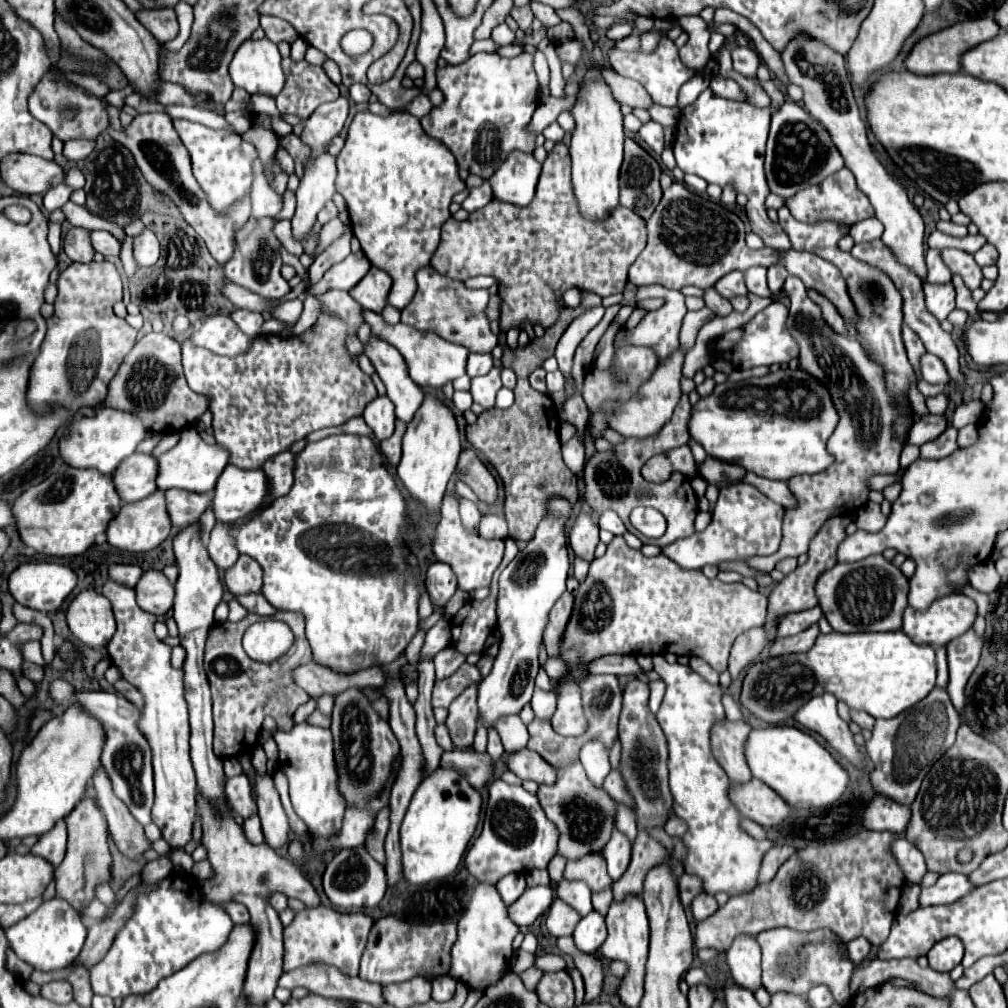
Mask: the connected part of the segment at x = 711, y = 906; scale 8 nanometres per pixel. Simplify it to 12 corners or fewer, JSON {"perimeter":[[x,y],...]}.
{"perimeter":[[699,893],[691,903],[695,921],[717,911],[715,897]]}

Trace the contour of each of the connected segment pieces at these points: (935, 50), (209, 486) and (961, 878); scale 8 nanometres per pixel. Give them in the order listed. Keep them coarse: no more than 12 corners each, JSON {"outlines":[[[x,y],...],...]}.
{"outlines":[[[993,19],[955,23],[905,59],[915,75],[961,73],[961,55],[993,39]],[[193,427],[159,457],[157,487],[209,493],[229,451]],[[945,873],[921,889],[921,905],[951,905],[975,885],[963,873]]]}

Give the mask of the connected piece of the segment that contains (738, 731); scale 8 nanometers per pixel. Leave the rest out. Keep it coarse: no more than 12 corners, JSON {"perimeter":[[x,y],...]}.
{"perimeter":[[745,721],[713,727],[711,747],[733,785],[753,775],[745,759]]}

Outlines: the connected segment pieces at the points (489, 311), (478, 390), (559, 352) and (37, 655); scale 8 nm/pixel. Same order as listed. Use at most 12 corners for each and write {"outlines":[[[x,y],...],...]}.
{"outlines":[[[498,294],[490,295],[485,314],[489,320],[499,321],[500,302]],[[501,367],[471,379],[473,401],[485,411],[495,407]],[[591,307],[567,327],[557,343],[555,359],[569,379],[573,353],[581,339],[601,321],[605,307]],[[39,641],[21,647],[23,659],[45,667]]]}

